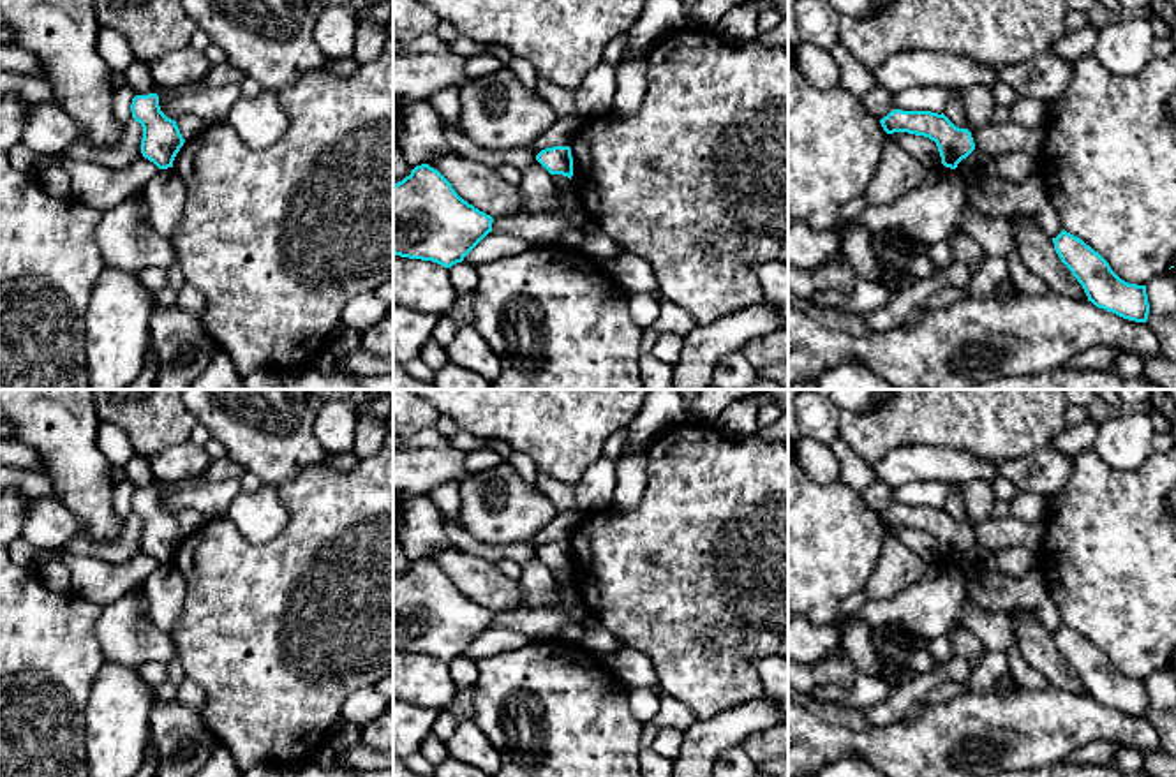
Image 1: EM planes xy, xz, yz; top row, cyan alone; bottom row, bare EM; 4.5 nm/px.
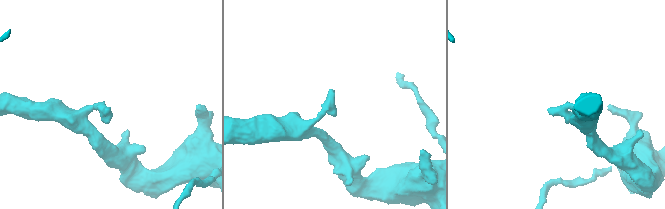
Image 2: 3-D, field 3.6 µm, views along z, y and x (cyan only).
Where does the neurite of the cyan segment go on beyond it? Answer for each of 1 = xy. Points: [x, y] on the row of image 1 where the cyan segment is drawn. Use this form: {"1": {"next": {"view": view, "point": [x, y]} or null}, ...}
{"1": {"next": null}}

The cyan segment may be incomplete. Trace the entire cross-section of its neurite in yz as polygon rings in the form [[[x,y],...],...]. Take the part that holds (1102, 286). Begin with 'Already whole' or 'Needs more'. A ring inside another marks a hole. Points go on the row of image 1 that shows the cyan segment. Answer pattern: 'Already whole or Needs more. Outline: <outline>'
Already whole. Outline: [[[1065,229],[1053,243],[1061,263],[1083,285],[1088,301],[1128,321],[1148,321],[1146,285],[1121,280],[1098,252]]]

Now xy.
Already whole. Outline: [[[136,95],[130,104],[132,118],[143,127],[141,153],[159,169],[173,167],[173,160],[185,139],[175,120],[159,106],[159,95]]]

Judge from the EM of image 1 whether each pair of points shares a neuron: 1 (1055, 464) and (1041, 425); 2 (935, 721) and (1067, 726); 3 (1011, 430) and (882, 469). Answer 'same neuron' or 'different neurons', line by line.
1: different neurons
2: same neuron
3: different neurons

